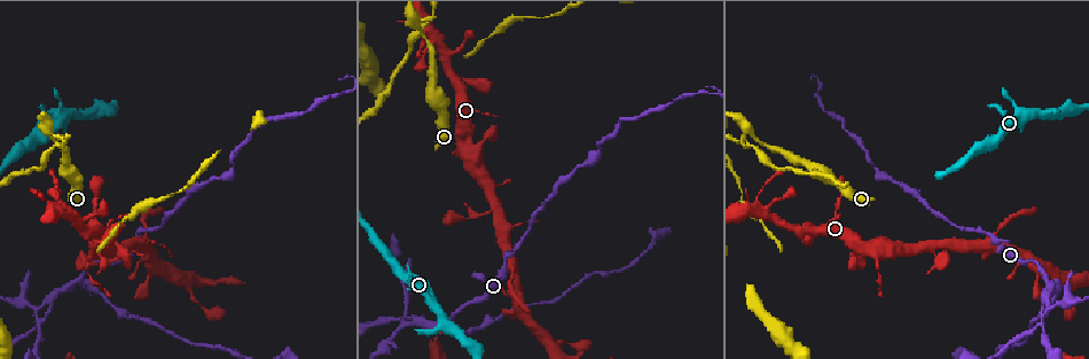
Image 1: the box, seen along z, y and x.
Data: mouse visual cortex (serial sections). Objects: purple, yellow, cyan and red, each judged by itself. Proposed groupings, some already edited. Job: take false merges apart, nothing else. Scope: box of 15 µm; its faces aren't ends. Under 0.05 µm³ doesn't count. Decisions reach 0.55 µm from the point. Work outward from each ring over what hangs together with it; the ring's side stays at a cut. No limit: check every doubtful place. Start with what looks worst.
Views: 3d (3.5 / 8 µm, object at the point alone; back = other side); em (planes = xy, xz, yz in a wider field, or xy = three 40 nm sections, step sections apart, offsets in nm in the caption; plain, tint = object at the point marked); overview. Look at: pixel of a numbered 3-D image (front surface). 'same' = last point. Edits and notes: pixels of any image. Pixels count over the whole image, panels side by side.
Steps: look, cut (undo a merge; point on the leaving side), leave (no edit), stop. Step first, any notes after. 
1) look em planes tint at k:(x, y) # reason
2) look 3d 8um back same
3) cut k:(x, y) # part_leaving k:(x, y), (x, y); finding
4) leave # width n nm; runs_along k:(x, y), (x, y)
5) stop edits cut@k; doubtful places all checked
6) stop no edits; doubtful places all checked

look 3d 3.5um at 1:(50, 130) # four-way junction

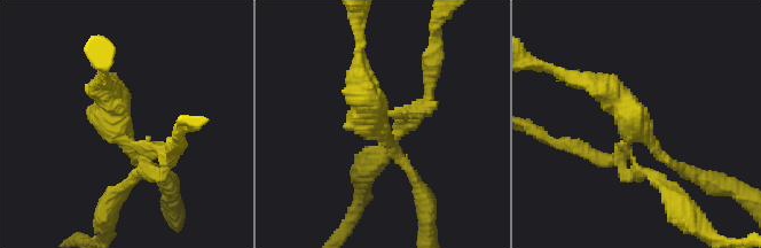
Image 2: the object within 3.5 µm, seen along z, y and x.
look em xy step 2 plain at 2:(377, 121) # arms 4; arm_widths 150, 150, 150, 350 nm; shape alone is not enough

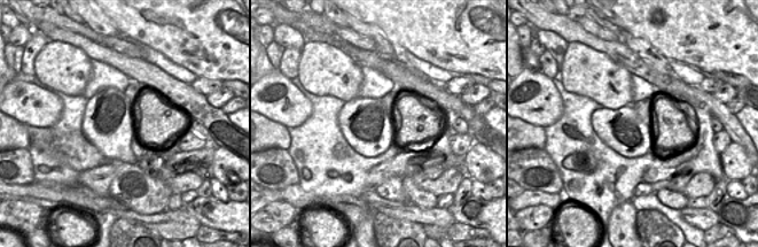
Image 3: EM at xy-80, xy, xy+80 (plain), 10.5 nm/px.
look em xy step 2 tint same # with the object marked

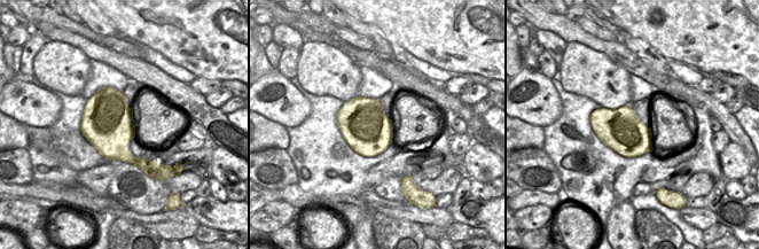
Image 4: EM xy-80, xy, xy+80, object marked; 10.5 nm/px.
cut 2:(622, 171) # part_leaving 2:(625, 142), (630, 160), (666, 185), (683, 212); a second cell is stuck on

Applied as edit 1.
look 3d 3.5um at 1:(79, 281) # abrupt turn

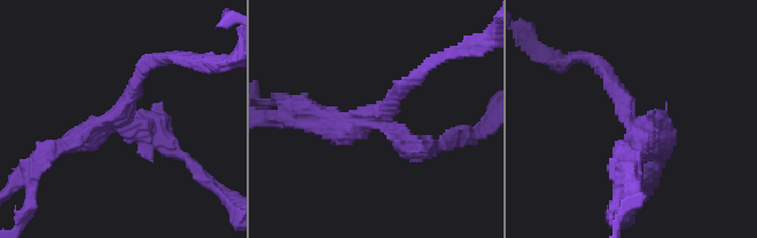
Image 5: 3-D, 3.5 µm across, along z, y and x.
look em planes tint at 5:(378, 113) # arms 3; arm_widths 200, 250, 300 nm

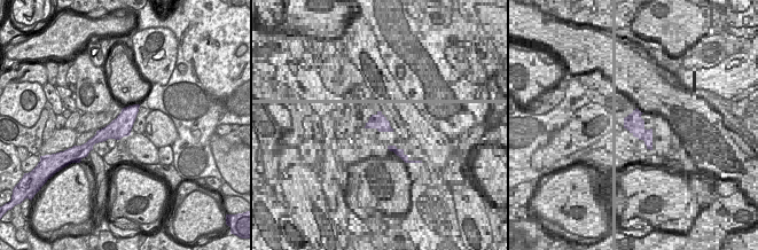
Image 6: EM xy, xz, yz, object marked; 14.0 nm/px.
leave # all the same cell

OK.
look 3d 8um at 1:(38, 308) # three-way junction

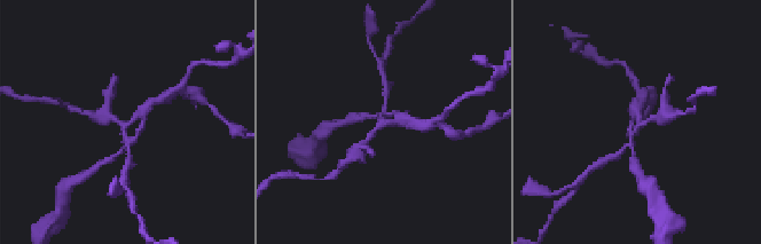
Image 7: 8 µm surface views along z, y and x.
look em planes tint at 7:(639, 125) # arms 3; arm_widths 150, 200, 250 nm

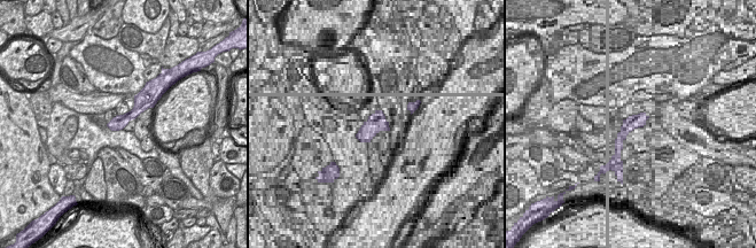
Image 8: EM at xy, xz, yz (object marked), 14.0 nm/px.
leave # runs_along 8:(148, 99), (132, 115), (111, 125); all the same cell

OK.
stop edits cut@2; doubtful places all checked

